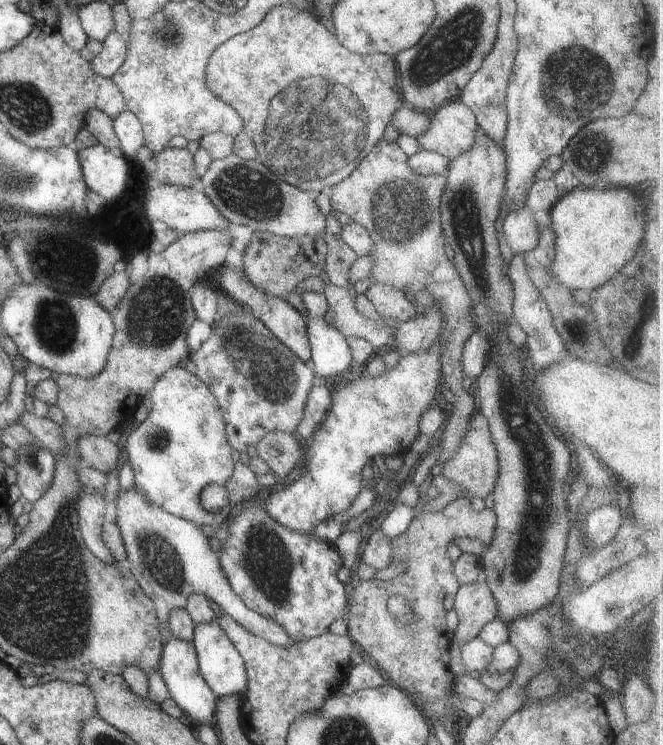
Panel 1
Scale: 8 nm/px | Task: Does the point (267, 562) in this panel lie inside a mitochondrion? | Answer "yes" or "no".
yes

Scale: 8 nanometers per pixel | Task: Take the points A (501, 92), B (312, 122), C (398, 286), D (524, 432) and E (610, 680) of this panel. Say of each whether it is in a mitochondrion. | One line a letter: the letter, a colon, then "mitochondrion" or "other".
A: other
B: mitochondrion
C: other
D: mitochondrion
E: other

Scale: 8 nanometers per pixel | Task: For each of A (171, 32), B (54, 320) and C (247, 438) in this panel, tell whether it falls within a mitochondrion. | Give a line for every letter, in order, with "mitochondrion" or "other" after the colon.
A: mitochondrion
B: mitochondrion
C: other

